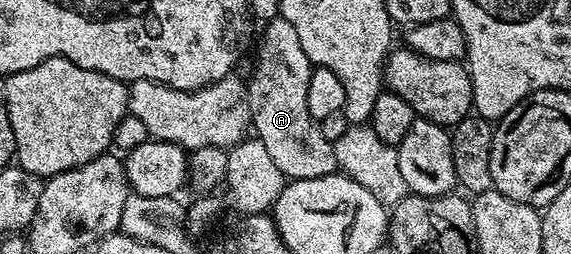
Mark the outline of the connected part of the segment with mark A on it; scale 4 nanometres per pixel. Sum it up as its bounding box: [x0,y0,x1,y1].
[248,16,339,180]

